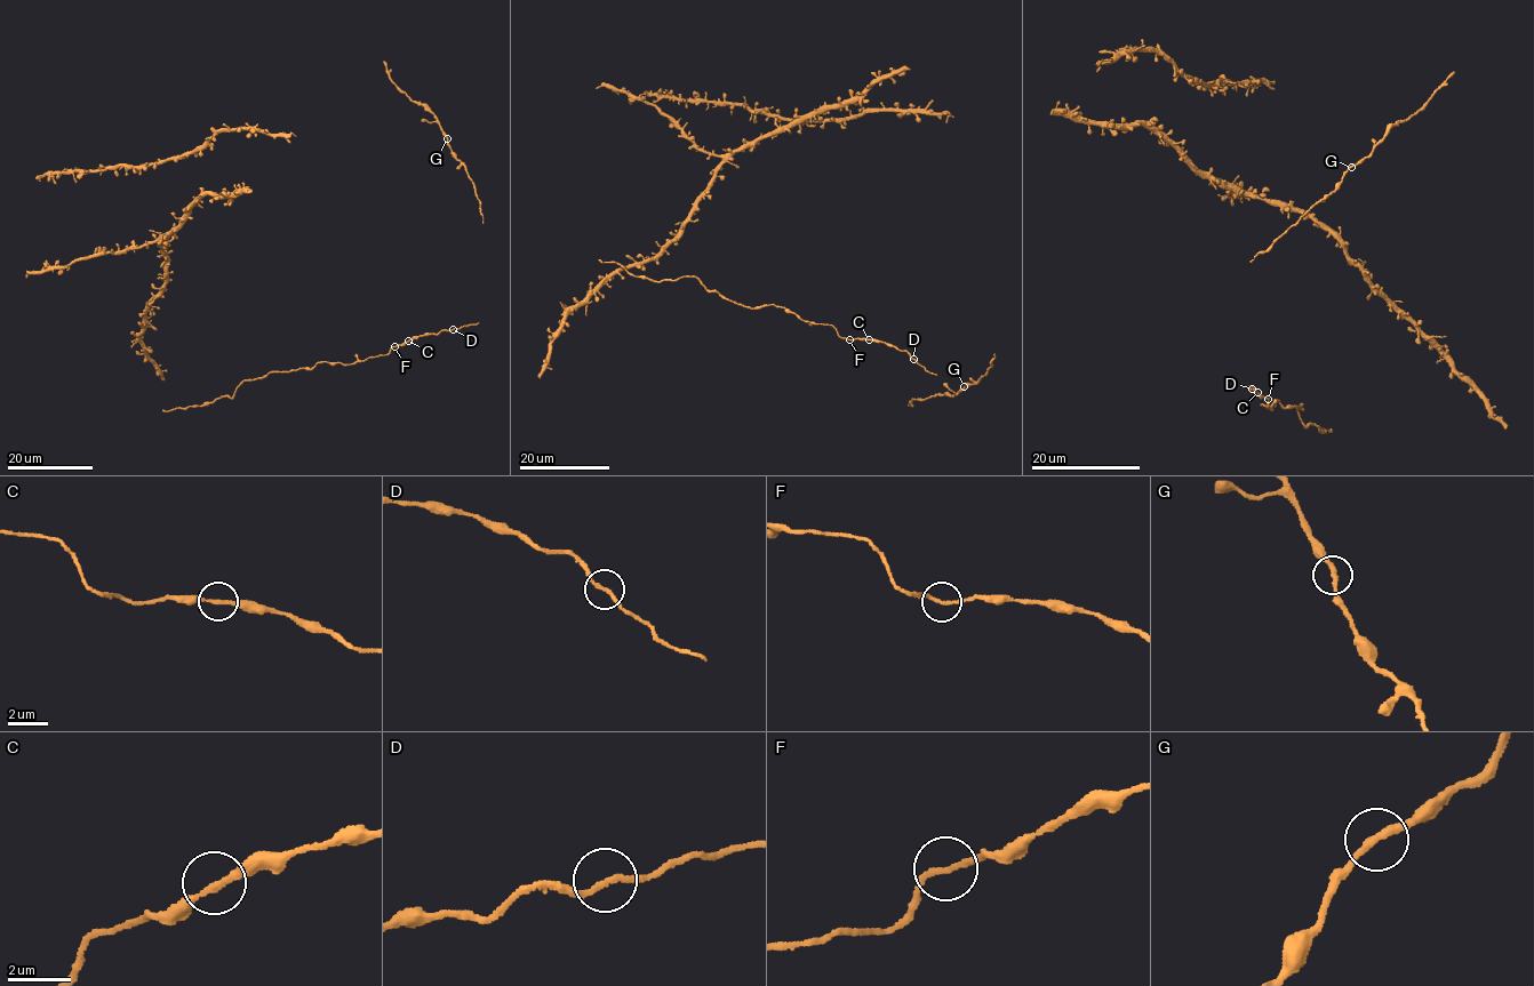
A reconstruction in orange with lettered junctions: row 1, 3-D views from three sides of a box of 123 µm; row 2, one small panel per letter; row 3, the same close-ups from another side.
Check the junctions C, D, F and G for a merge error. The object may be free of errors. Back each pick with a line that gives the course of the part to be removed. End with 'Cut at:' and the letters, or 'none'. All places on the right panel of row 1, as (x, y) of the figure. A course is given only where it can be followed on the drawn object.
Cut at: none

